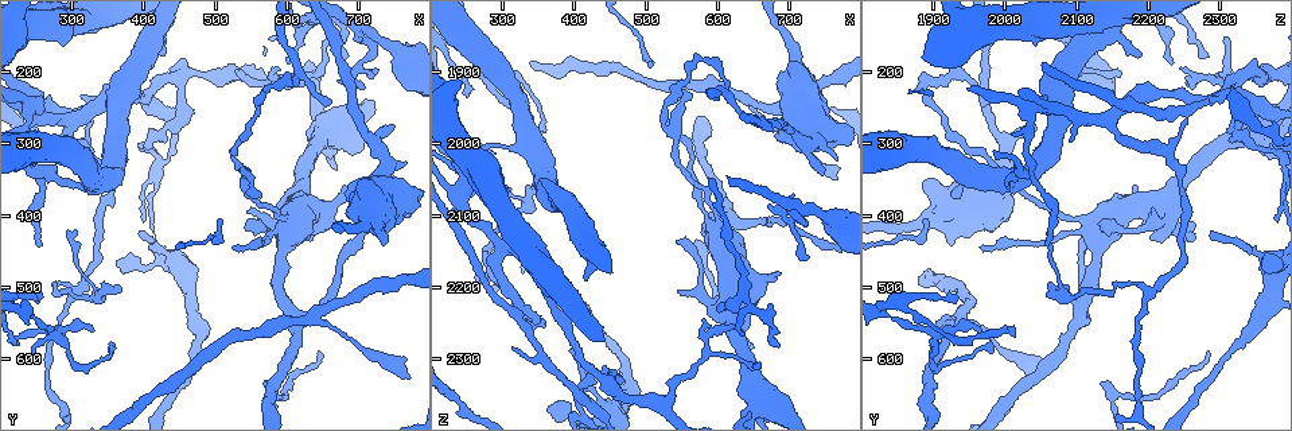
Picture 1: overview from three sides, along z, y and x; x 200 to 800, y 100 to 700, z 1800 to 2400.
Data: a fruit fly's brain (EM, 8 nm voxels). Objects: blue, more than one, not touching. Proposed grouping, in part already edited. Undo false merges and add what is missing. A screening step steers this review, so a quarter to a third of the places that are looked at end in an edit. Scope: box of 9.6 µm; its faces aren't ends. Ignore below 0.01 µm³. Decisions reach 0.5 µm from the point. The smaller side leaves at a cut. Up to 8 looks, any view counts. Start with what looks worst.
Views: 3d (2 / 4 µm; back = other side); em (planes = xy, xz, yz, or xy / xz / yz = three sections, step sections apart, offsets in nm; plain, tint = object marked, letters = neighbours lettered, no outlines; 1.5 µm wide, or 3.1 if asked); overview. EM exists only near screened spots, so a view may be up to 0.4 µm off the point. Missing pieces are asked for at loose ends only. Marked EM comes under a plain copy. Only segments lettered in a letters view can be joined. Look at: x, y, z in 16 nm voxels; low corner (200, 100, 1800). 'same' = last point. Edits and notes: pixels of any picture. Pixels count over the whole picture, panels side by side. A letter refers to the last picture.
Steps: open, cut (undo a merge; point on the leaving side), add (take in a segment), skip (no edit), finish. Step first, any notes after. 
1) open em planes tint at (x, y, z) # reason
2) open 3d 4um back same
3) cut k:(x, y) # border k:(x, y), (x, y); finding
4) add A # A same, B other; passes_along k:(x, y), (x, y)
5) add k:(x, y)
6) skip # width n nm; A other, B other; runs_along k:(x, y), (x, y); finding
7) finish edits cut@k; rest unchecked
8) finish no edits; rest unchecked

open em planes letters at (735, 440, 1925)

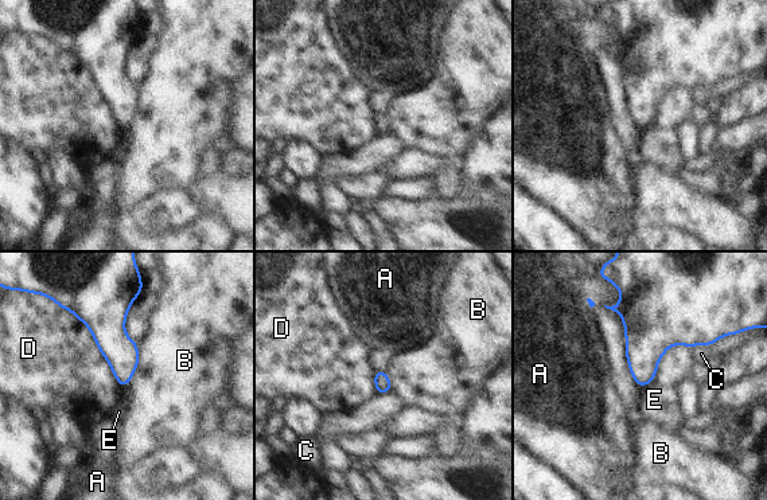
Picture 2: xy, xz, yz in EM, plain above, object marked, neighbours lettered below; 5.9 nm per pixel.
skip # A other, B other, C other, D other, E other; border 2:(139, 346), (139, 364), (125, 386); no lettered segment goes on from it

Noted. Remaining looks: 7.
open 3d 4um back at (280, 565, 1900) # three arms meet

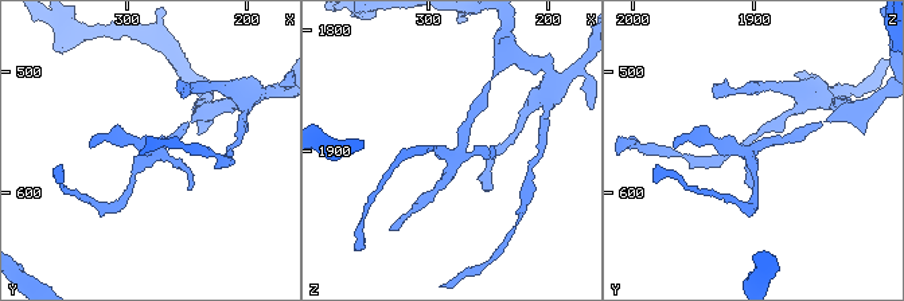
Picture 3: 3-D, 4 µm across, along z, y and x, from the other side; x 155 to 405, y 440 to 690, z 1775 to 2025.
open em xz step 4 tint at (276, 566, 1906)

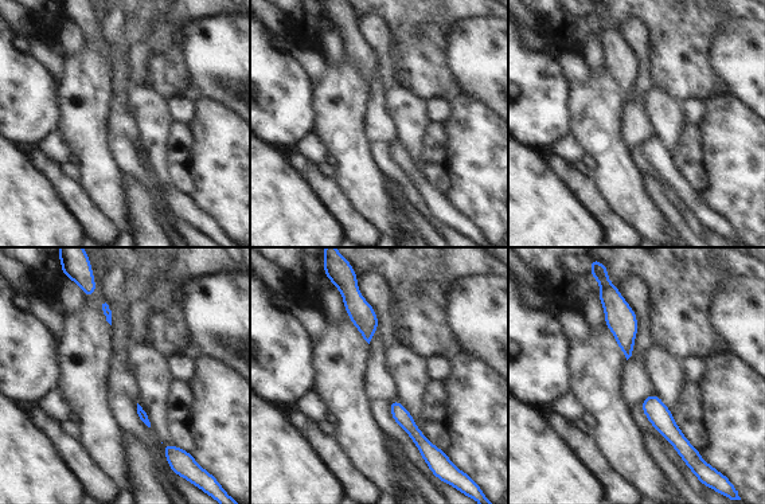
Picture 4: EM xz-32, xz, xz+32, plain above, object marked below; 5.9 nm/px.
open em xz step 4 letters same

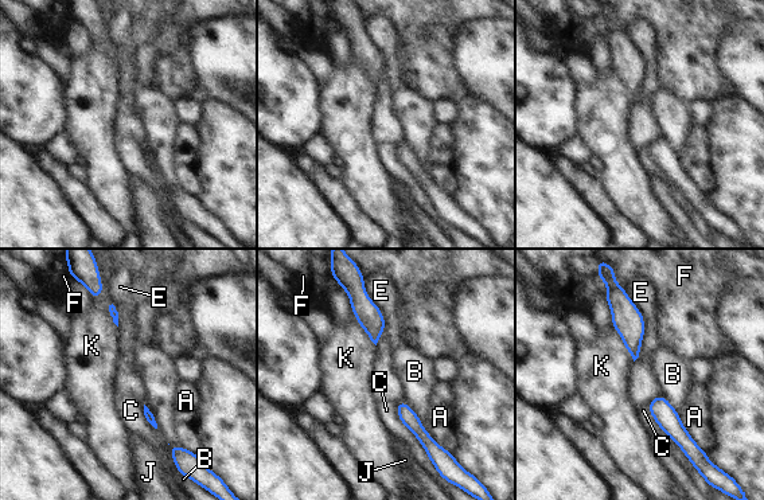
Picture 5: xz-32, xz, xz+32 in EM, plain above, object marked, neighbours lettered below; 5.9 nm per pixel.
skip # A other, B other, C other, E other, F other, J other, K other; all the same cell

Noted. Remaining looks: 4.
open 3d 2um at (715, 150, 2095) # thick turns thin

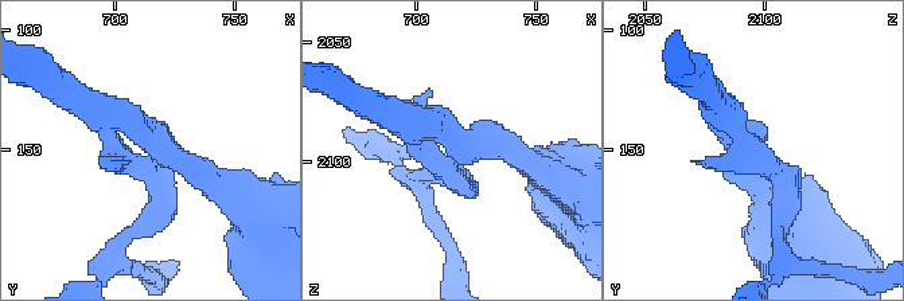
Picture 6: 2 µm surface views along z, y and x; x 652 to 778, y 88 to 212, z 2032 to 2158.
open em planes tint at (717, 150, 2093) # arms 3

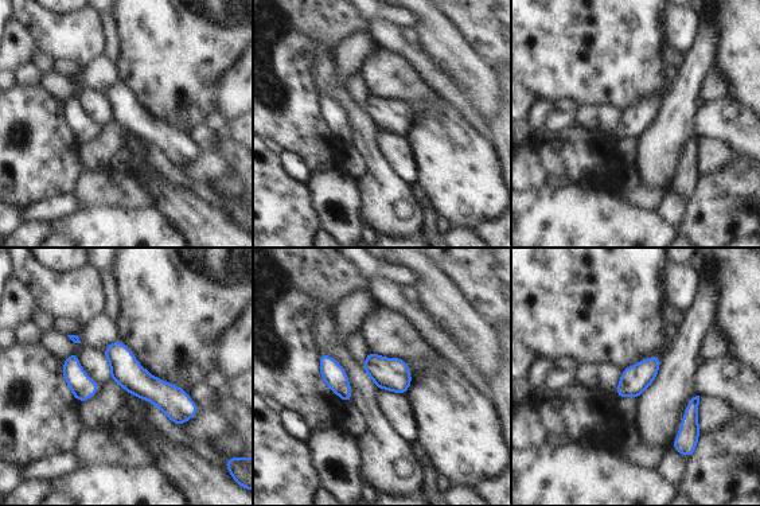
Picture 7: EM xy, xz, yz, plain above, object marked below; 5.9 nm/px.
open em planes letters same # what lies round it

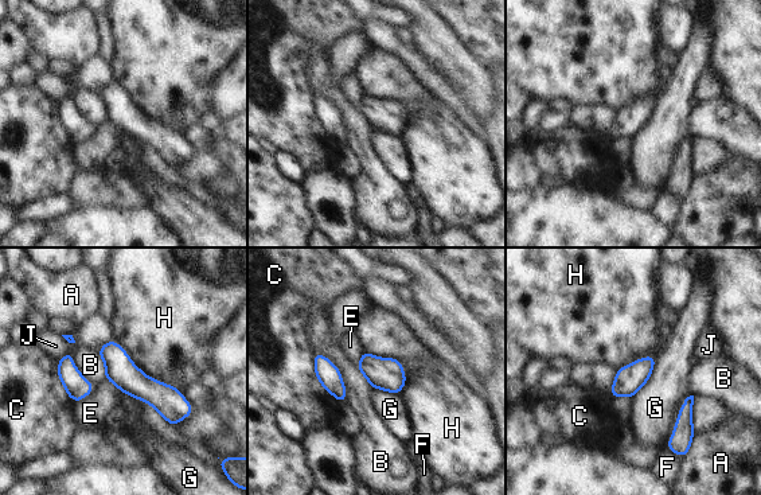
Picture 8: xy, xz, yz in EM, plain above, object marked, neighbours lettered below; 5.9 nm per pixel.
skip # width 170 nm; A other, B other, C other, E other, F other, G other, H other, J other; border 8:(315, 351), (339, 370), (343, 402); all the same cell

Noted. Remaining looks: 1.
finish no edits; rest unchecked

